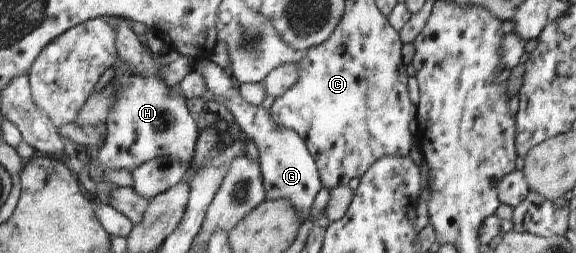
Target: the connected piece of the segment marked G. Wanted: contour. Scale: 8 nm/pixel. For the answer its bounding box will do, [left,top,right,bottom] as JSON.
[194,60,323,212]

